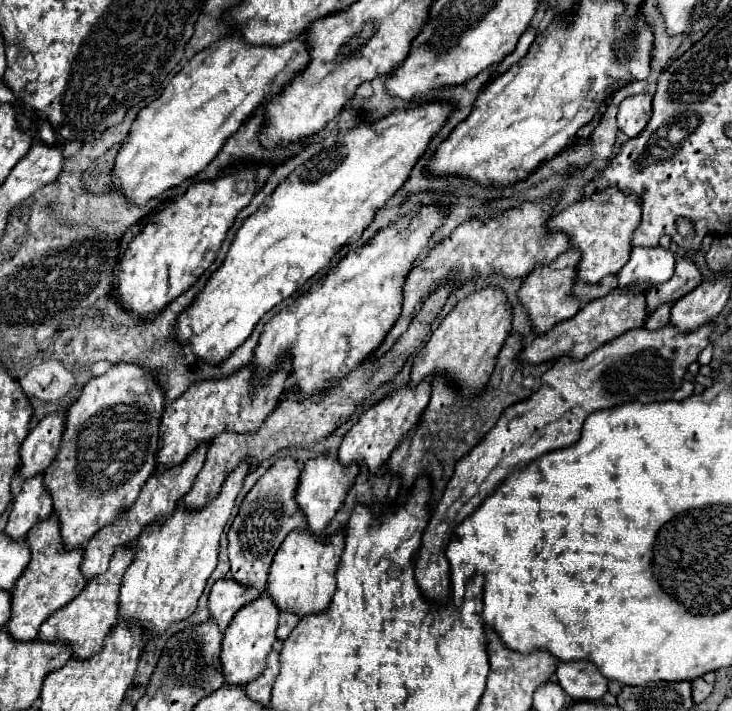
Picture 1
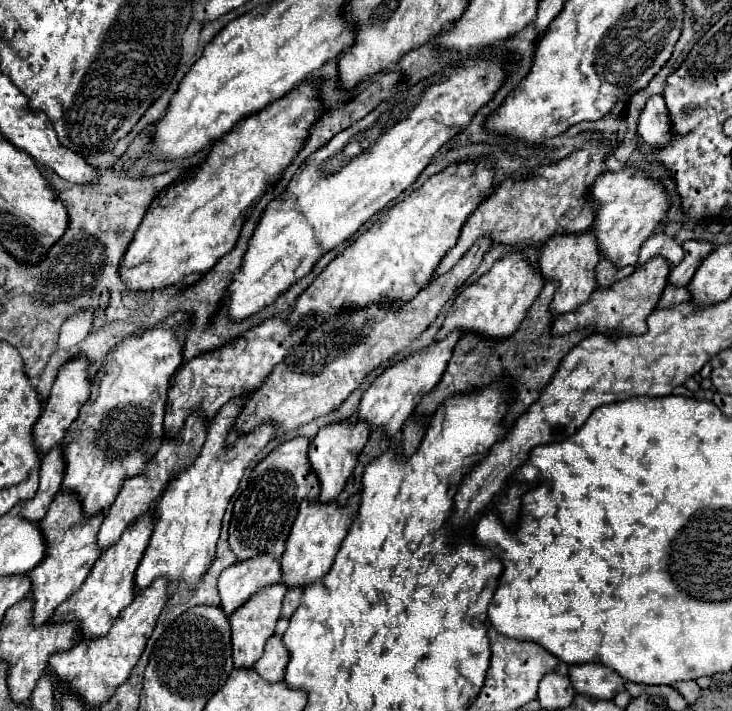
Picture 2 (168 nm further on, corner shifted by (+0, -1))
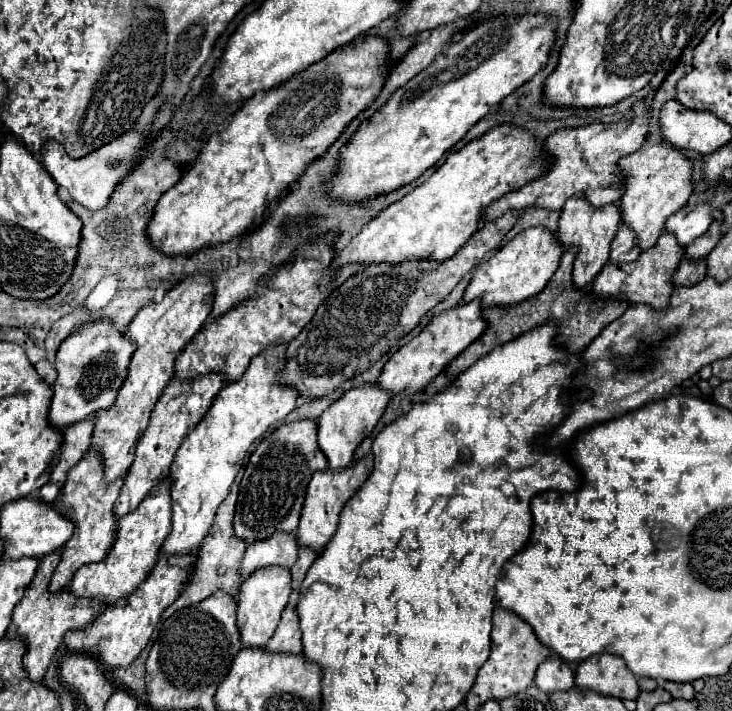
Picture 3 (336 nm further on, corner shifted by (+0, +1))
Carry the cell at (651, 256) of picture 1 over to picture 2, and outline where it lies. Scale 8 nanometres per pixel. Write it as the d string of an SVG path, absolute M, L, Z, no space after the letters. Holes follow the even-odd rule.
M667 234L649 236L649 240L645 240L645 244L641 246L639 260L637 260L637 268L643 266L647 260L657 258L657 256L665 258L671 266L677 266L683 260L681 244L677 244L675 238L673 236L667 236Z

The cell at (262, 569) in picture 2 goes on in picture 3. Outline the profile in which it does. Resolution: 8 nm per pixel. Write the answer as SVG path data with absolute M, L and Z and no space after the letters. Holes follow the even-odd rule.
M271 534L261 542L253 542L241 562L241 576L247 578L251 572L263 566L287 566L291 568L297 560L297 536L295 534Z

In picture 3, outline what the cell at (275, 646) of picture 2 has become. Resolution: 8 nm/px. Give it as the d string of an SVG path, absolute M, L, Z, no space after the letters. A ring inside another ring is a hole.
M295 608L283 610L283 618L279 622L279 628L275 630L273 638L267 642L265 648L269 652L291 652L291 654L301 652L301 630L299 630Z

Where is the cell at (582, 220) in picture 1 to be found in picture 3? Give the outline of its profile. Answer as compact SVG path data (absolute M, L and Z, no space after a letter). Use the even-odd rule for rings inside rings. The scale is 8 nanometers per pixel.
M645 144L637 152L623 156L619 160L619 170L627 174L627 190L619 200L623 222L637 232L639 246L647 250L657 242L659 234L665 230L667 218L687 204L693 192L693 162L669 144Z

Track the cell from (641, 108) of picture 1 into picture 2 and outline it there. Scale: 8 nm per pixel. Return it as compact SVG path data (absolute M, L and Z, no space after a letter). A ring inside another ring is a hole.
M651 96L637 120L637 134L649 146L663 146L669 140L669 112L663 96Z

